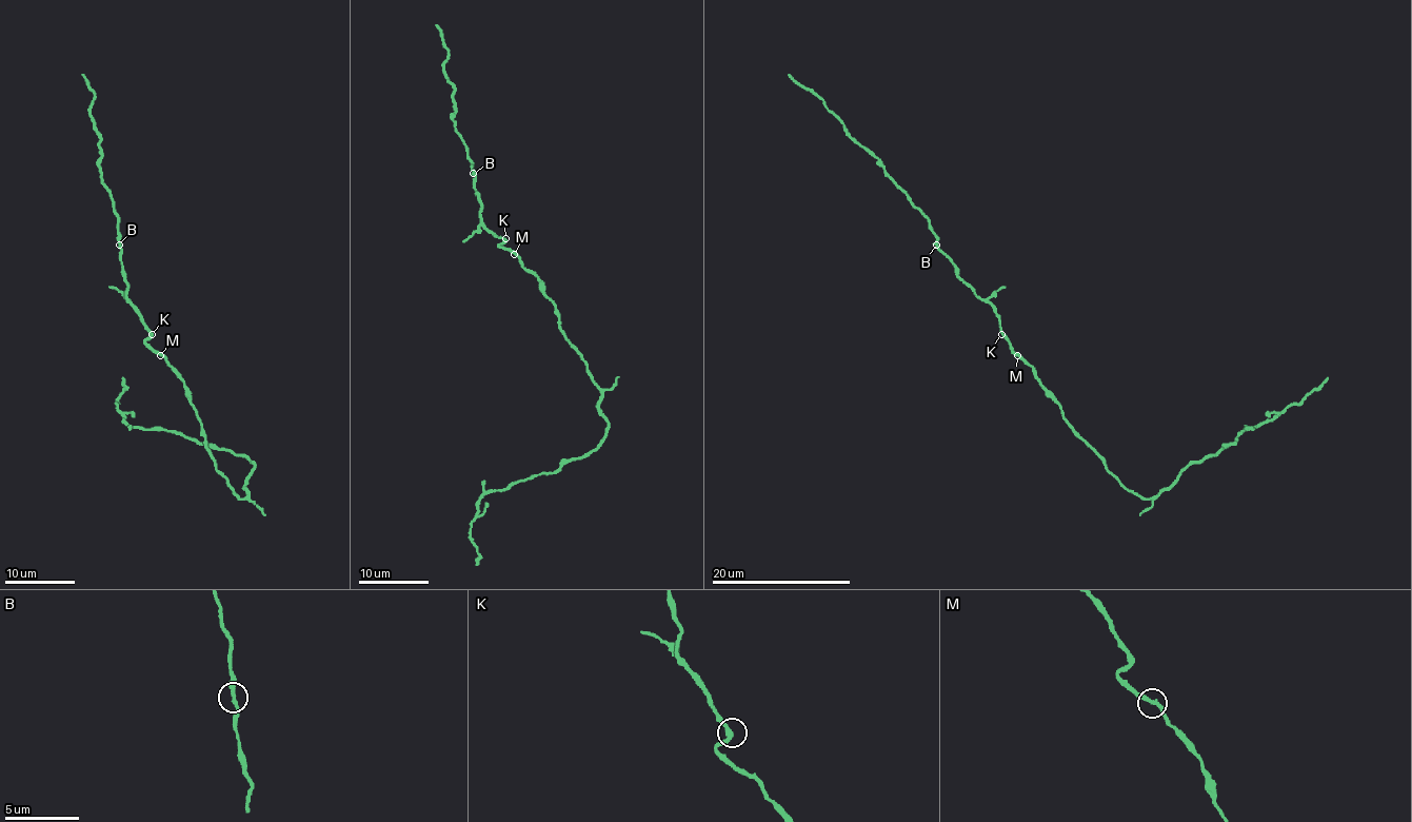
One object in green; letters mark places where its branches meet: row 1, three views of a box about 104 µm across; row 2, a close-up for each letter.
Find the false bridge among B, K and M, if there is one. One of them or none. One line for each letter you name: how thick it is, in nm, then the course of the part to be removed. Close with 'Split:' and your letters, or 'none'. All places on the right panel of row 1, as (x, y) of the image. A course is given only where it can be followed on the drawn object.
Split: none

